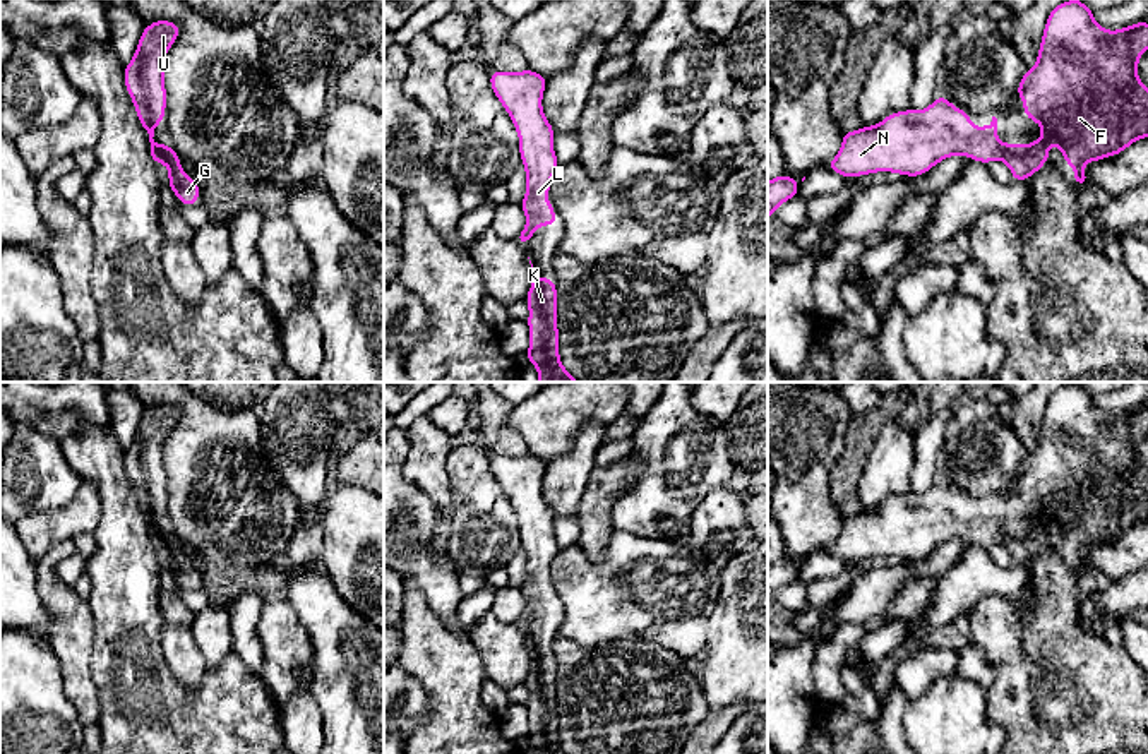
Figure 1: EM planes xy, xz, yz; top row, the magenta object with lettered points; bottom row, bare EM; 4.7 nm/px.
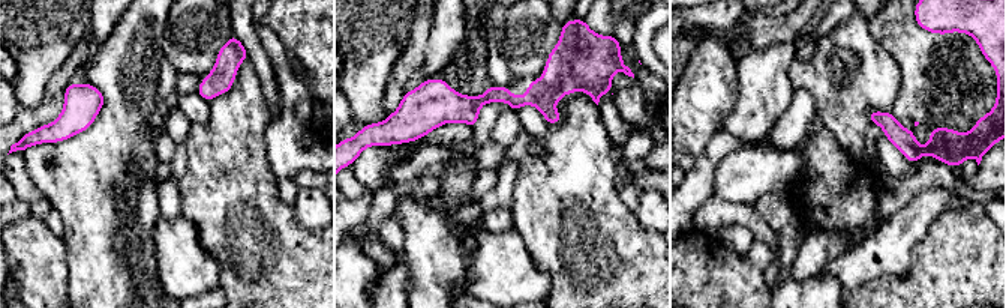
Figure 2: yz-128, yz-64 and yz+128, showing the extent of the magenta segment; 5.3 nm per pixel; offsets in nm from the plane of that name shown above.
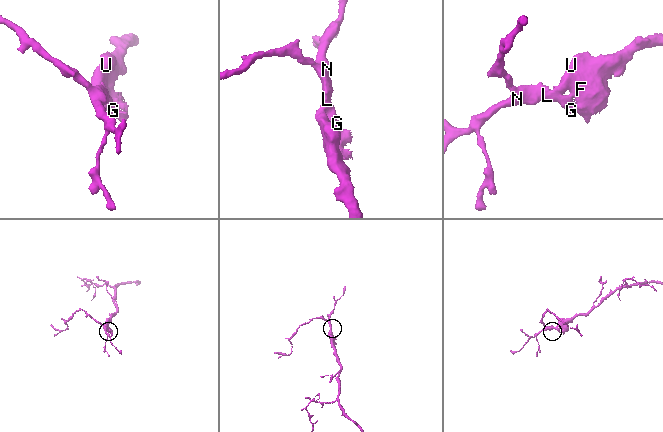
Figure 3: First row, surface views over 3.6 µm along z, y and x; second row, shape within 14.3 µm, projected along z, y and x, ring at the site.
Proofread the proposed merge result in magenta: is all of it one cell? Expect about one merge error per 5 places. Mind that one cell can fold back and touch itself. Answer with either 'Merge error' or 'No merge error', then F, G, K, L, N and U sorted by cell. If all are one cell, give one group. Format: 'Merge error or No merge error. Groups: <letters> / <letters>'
No merge error. Groups: F G K L N U

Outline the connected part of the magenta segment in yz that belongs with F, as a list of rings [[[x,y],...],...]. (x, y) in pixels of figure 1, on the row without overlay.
[[[1079,384],[1055,389],[1045,406],[1037,449],[1026,452],[1016,480],[1023,482],[1028,504],[1042,509],[1042,521],[1031,528],[997,524],[997,502],[989,511],[973,511],[970,497],[949,487],[942,478],[915,495],[889,497],[881,507],[843,516],[840,536],[826,552],[845,562],[891,555],[920,560],[939,545],[954,538],[989,548],[1004,545],[1014,566],[1026,566],[1049,545],[1049,530],[1059,528],[1064,545],[1074,554],[1074,567],[1088,569],[1086,547],[1117,540],[1134,524],[1148,521],[1148,471],[1138,463],[1138,444],[1148,434],[1148,408],[1107,415],[1095,406],[1095,398]]]

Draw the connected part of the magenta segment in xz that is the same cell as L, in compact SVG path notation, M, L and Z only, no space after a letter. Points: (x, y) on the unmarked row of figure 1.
M490 454L490 471L509 497L519 519L519 540L526 552L526 579L519 588L526 598L526 610L516 620L524 631L540 610L557 608L559 601L547 584L550 566L560 547L553 536L553 519L541 482L547 461L533 456Z

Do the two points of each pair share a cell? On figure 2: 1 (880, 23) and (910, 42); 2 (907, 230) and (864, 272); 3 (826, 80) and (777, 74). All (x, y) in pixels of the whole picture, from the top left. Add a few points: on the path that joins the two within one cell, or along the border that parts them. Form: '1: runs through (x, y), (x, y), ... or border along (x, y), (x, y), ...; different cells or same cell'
1: runs through (888, 27), (892, 27), (903, 38); same cell
2: runs through (895, 242), (882, 256), (882, 262), (876, 265); same cell
3: border along (796, 57), (790, 66), (790, 84), (793, 89); different cells

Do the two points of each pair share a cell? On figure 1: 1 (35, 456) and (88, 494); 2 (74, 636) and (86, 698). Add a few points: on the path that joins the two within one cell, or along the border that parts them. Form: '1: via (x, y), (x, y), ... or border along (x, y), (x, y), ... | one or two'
1: border along (83, 482), (67, 504), (47, 511) | two
2: via (74, 652), (77, 682) | one

